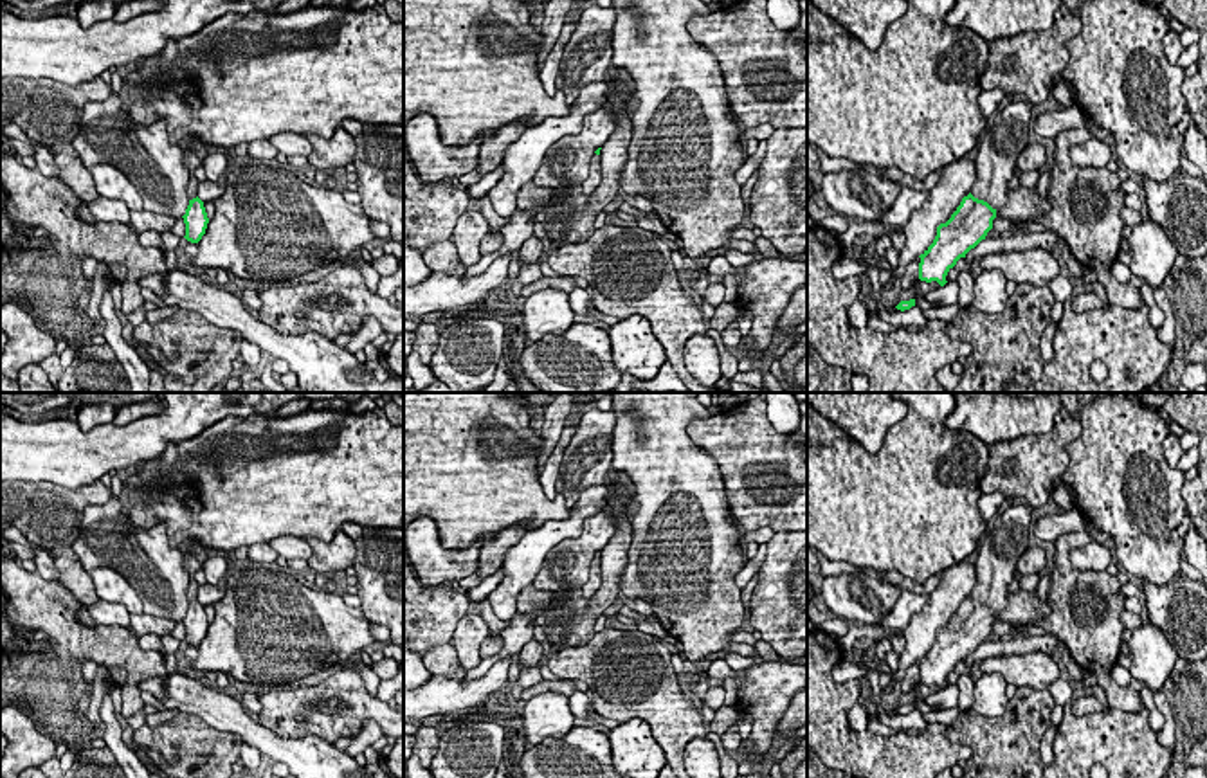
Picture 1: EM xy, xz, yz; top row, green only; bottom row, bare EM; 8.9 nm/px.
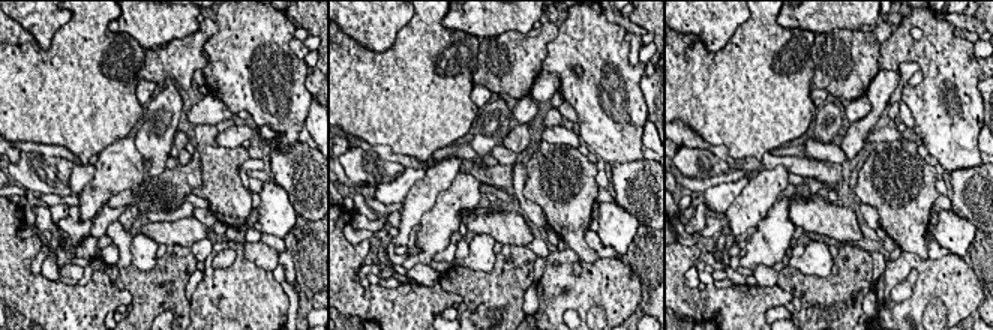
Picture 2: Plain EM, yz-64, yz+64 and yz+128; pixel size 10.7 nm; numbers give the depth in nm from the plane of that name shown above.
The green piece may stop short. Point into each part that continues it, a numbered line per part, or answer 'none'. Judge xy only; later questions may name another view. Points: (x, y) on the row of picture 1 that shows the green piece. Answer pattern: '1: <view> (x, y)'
1: xy (191, 161)

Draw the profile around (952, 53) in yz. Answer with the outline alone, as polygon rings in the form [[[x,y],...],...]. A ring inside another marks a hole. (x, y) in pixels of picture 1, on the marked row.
[[[807,0],[807,142],[832,158],[897,167],[912,178],[926,178],[960,160],[987,130],[978,95],[989,61],[989,43],[971,29],[946,23],[957,0],[906,2],[906,13],[888,25],[881,47],[868,50],[854,34]]]

